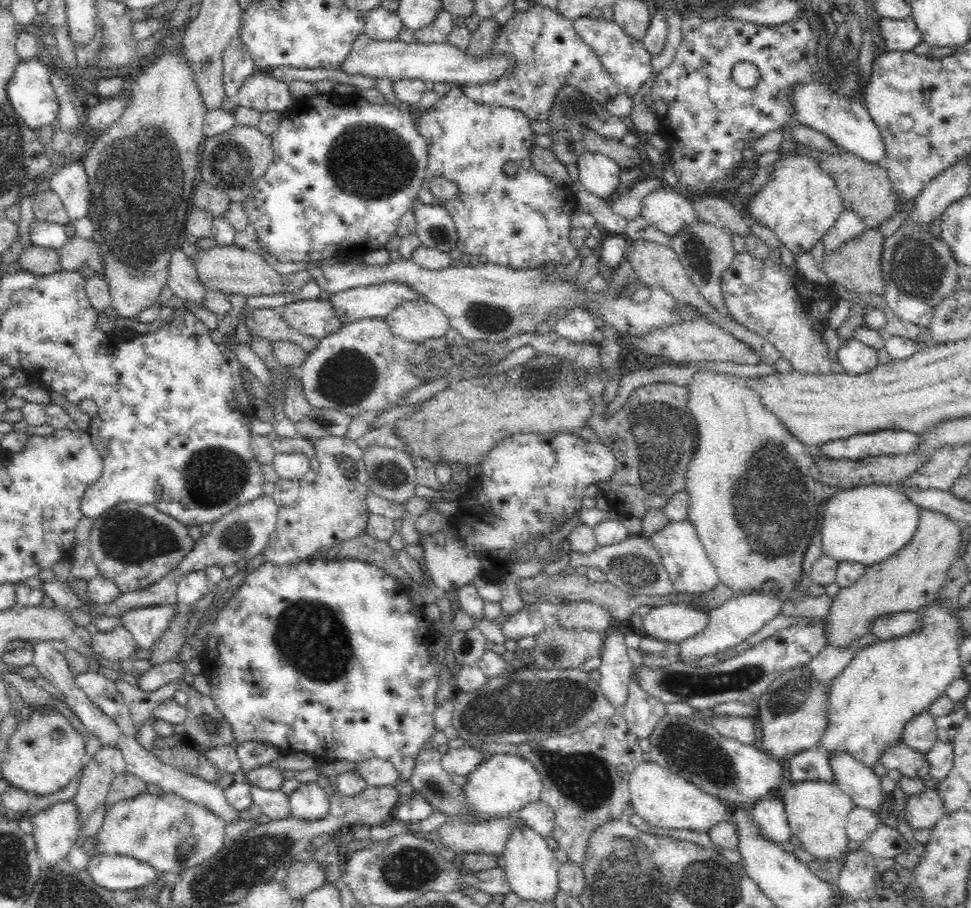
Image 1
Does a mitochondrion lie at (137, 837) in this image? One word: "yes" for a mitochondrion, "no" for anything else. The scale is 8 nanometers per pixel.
yes

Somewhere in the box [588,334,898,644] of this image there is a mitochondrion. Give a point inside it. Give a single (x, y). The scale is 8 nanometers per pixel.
(767, 502)

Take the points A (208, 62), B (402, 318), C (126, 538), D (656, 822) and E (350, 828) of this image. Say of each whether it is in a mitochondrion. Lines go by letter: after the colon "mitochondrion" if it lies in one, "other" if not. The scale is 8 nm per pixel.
A: mitochondrion
B: other
C: mitochondrion
D: other
E: other

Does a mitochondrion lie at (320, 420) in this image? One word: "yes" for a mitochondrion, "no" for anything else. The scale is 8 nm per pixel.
yes

